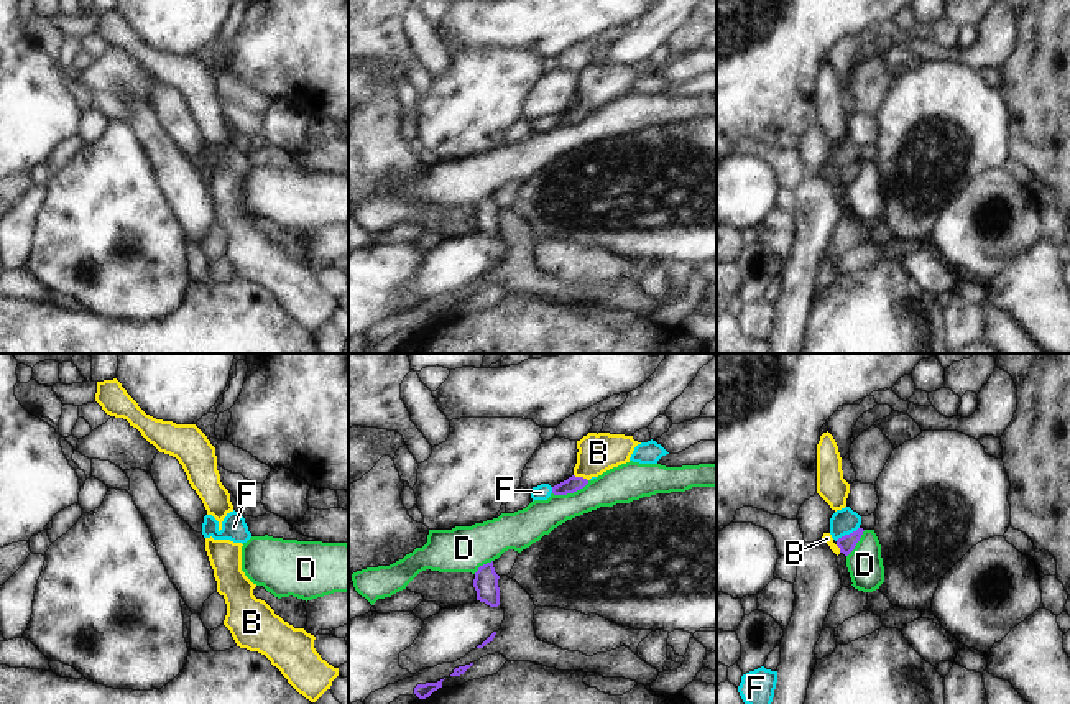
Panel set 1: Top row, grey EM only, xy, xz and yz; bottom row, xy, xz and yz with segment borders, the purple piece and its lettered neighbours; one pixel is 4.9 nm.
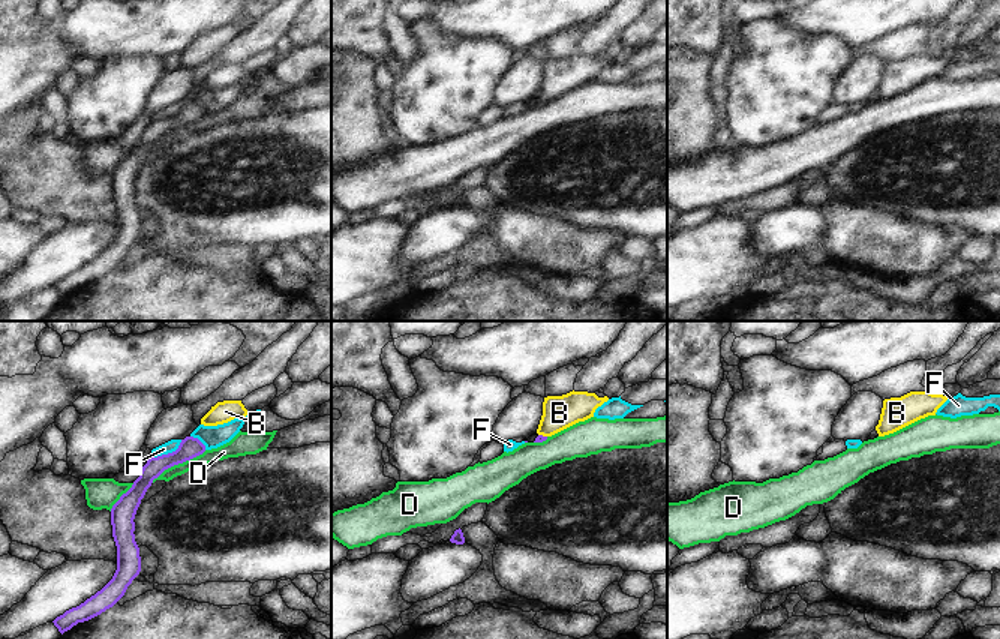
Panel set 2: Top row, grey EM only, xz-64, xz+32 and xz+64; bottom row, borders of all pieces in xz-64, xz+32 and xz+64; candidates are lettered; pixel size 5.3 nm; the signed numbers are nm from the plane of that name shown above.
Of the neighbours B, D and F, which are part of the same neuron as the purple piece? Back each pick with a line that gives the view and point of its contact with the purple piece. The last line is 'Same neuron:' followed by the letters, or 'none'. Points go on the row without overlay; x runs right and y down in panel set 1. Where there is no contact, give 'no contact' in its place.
B: contact xz (581, 109)
Same neuron: B

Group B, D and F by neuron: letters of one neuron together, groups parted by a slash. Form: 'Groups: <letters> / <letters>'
Groups: B / D / F.

